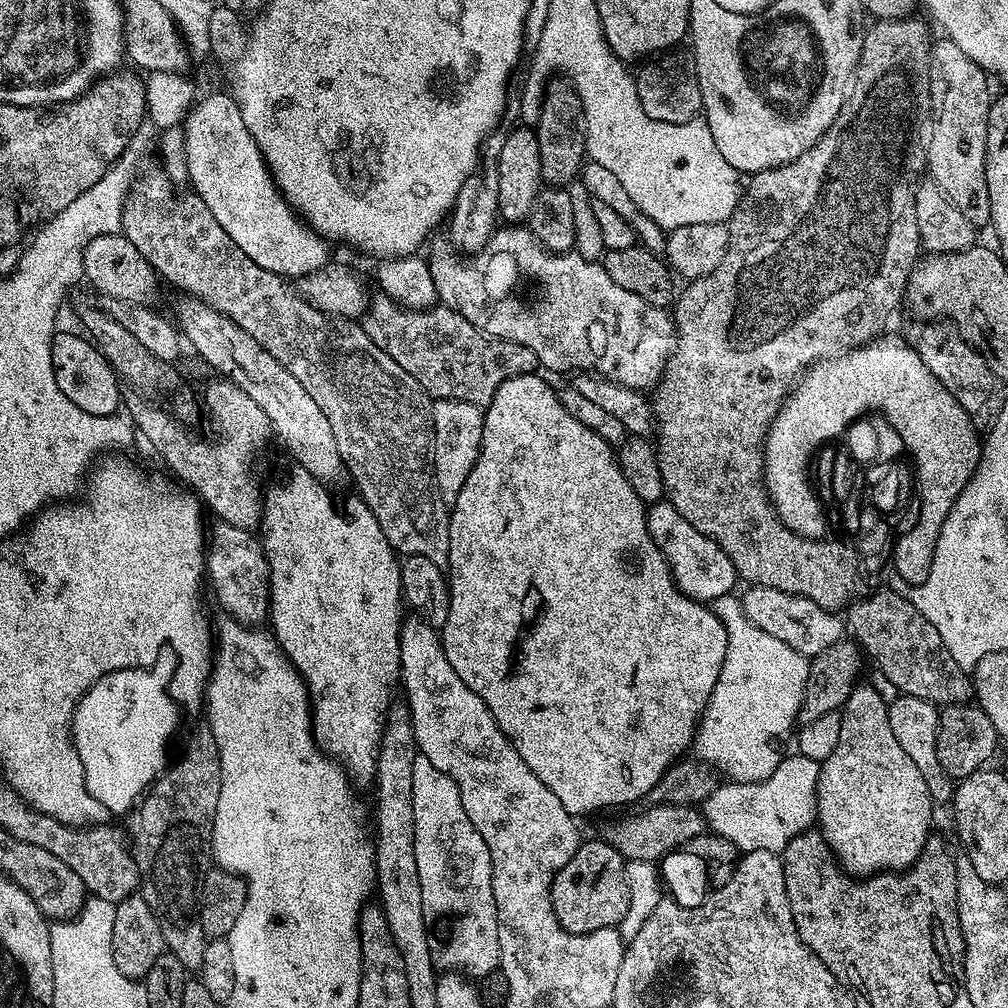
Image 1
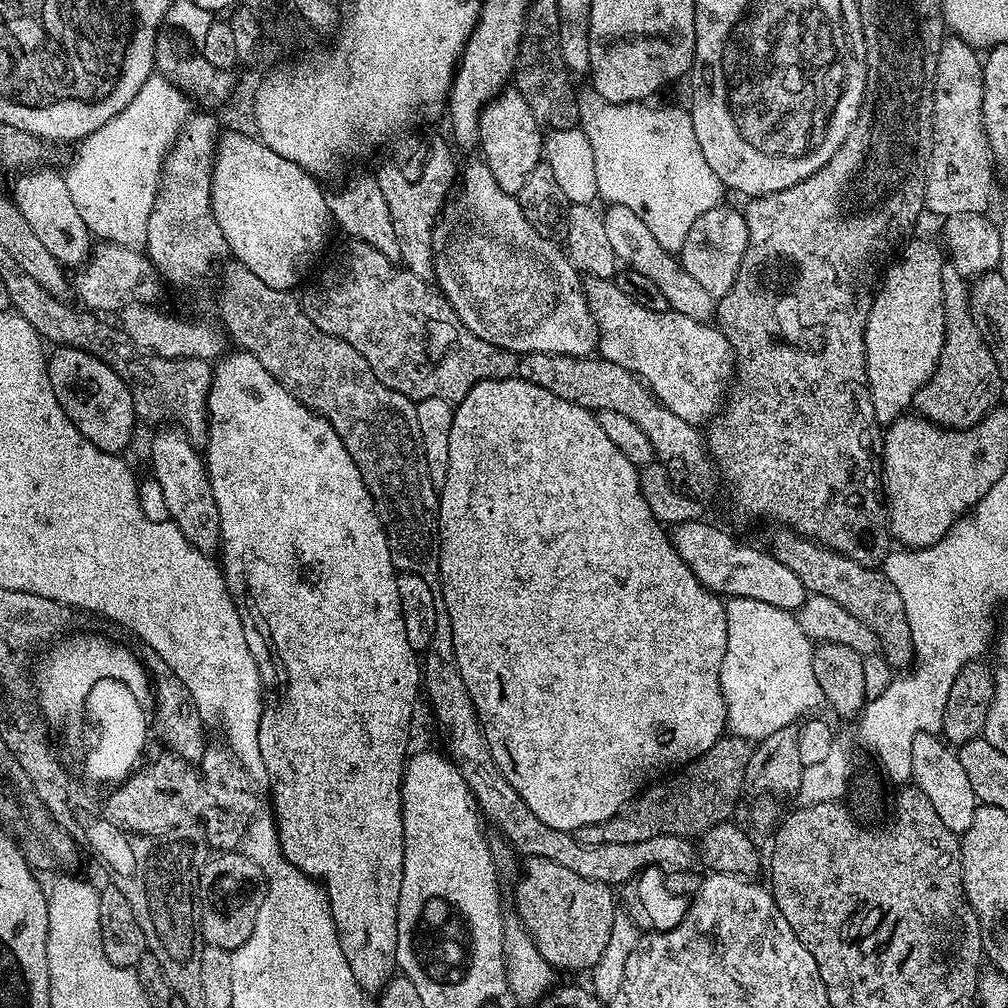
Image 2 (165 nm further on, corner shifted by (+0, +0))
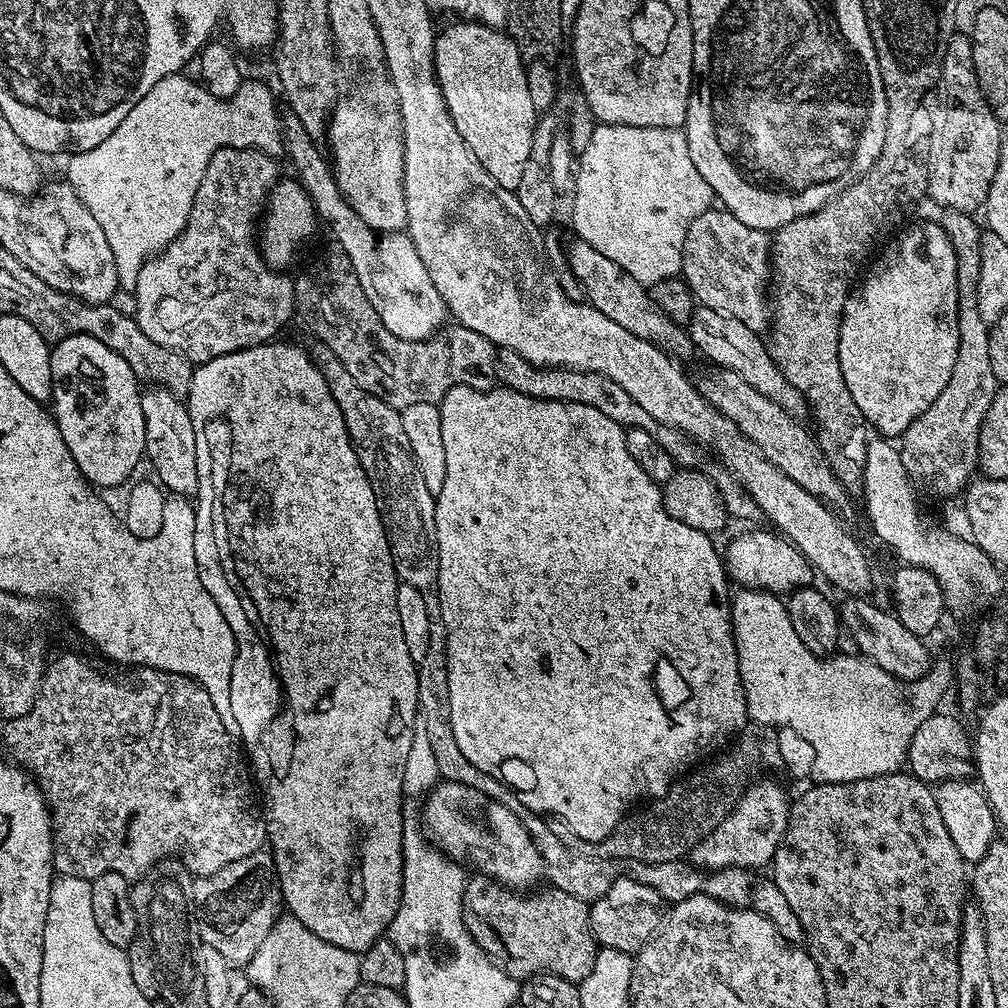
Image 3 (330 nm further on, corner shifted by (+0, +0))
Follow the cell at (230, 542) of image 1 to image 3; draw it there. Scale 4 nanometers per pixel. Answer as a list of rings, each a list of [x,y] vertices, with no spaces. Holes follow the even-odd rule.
[[[159,386],[141,391],[142,418],[146,422],[145,457],[152,459],[155,479],[169,493],[177,496],[195,497],[198,486],[196,455],[198,446],[194,442],[194,422],[188,413],[187,403],[181,397],[170,394]]]

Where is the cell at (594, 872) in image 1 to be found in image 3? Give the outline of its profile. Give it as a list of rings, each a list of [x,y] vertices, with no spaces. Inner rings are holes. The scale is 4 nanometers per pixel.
[[[491,876],[473,877],[464,885],[464,925],[503,972],[519,981],[530,976],[557,976],[579,982],[594,970],[598,945],[585,901],[551,886],[545,887],[545,892],[525,894],[497,884]]]

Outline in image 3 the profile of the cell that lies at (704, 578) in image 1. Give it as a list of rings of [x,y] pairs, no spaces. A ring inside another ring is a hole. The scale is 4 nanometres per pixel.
[[[765,528],[734,537],[728,549],[723,549],[724,570],[729,581],[740,588],[757,588],[760,592],[773,594],[791,594],[797,588],[809,587],[814,577],[812,564],[787,538]]]

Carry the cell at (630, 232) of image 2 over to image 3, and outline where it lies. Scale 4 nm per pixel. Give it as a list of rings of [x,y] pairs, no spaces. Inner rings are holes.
[[[697,306],[686,331],[693,349],[697,348],[706,359],[713,360],[717,369],[733,372],[738,374],[738,378],[742,378],[742,382],[750,382],[750,386],[754,386],[758,394],[766,394],[766,398],[783,405],[789,403],[791,396],[797,395],[796,388],[786,382],[784,375],[770,358],[765,341],[754,330],[750,330],[750,326],[738,322],[738,318],[730,318],[726,314],[718,314],[718,310]]]

